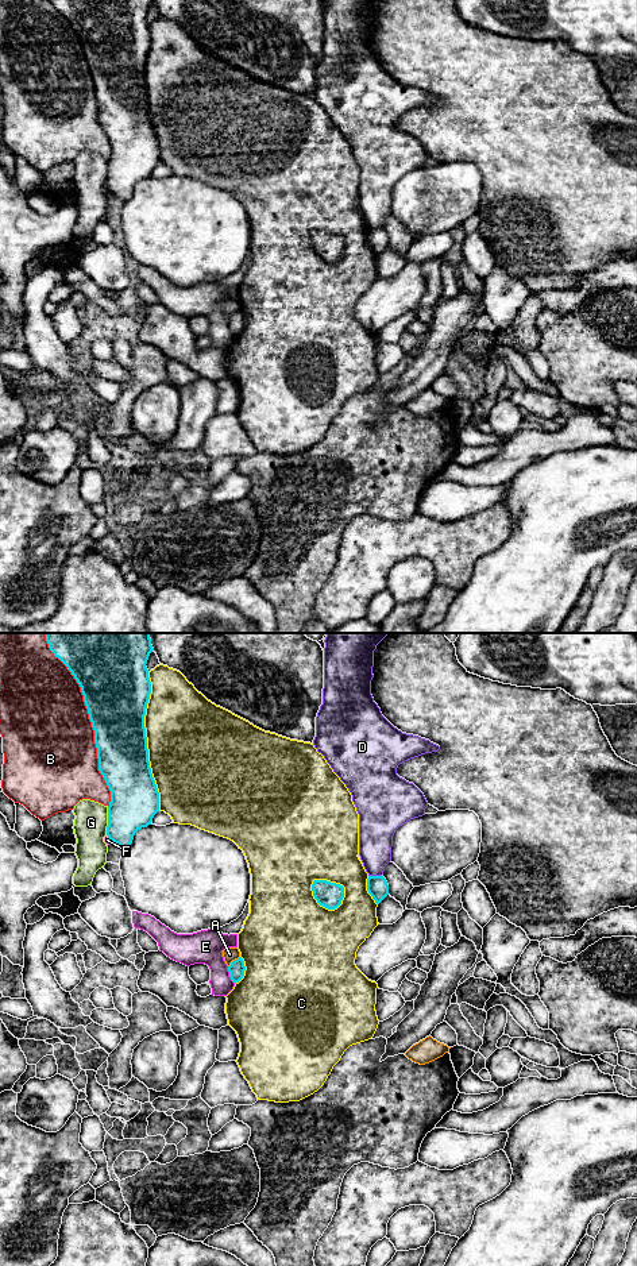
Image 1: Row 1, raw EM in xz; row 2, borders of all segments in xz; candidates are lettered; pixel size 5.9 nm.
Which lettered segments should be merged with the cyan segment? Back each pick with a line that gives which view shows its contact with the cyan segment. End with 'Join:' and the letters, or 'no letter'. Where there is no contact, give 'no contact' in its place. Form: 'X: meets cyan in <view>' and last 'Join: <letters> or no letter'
Join: no letter

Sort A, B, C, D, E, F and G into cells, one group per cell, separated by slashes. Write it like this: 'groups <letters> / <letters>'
groups A / B / C / D / E / F / G

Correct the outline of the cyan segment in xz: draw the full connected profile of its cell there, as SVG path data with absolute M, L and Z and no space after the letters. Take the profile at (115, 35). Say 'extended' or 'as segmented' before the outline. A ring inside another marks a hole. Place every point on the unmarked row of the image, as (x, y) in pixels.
as segmented; M50 0L50 3L67 19L81 39L94 82L99 123L111 143L107 188L126 202L132 196L135 185L151 177L154 167L159 163L159 144L150 120L144 80L144 67L151 46L146 16L154 0Z

